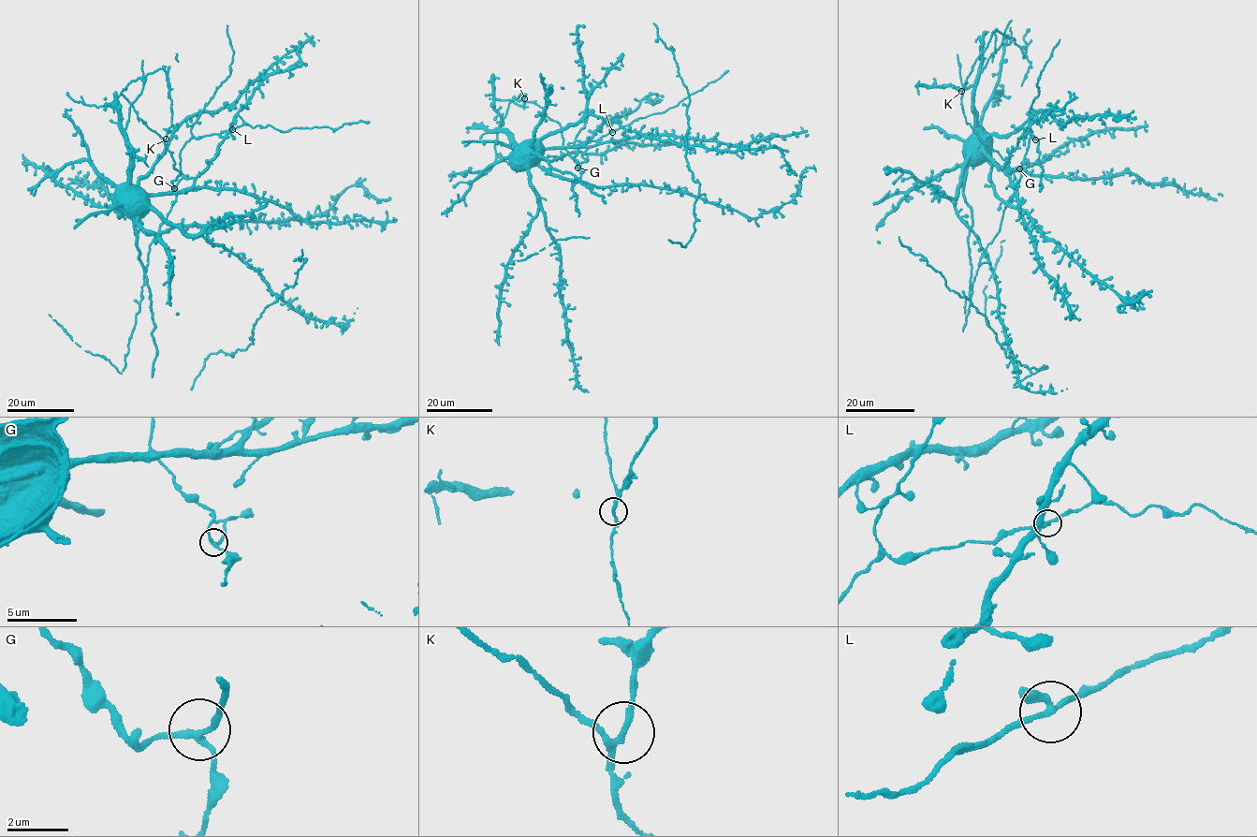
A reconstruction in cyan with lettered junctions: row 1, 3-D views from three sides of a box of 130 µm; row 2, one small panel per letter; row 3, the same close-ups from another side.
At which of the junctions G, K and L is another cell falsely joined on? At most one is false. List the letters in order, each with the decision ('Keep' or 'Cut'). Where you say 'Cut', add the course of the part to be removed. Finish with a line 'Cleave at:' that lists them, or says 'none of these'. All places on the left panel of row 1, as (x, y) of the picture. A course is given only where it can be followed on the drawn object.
G: Keep
K: Cut. Course of the part to remove: (166, 139), (172, 103), (163, 68), (130, 81), (116, 99), (97, 107), (75, 102), (66, 93)
L: Keep
Cleave at: K

